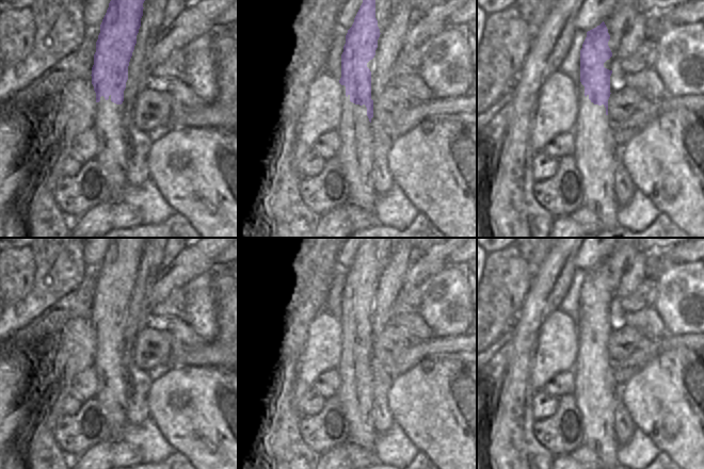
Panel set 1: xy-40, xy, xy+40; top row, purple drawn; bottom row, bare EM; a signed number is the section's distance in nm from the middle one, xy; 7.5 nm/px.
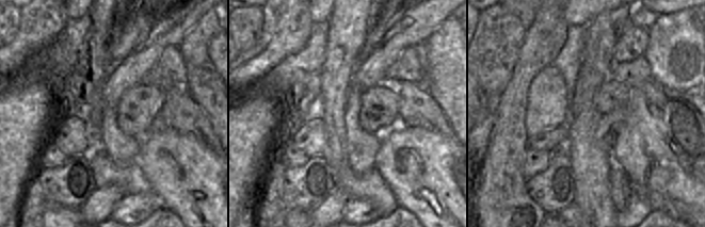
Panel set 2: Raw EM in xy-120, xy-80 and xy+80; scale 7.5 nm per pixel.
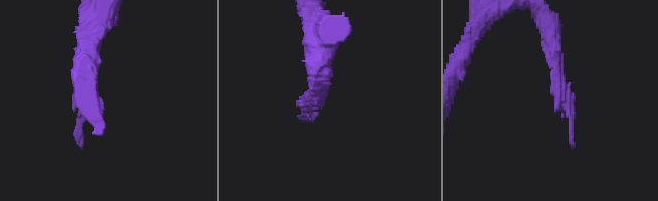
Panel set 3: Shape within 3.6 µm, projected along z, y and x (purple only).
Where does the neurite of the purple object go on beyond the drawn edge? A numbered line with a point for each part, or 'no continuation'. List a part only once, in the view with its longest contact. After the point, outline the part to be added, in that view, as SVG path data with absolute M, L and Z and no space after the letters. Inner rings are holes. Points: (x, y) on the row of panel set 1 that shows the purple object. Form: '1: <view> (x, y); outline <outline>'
1: xy (355, 155); outline M341 85L341 116L337 133L339 150L336 157L346 174L350 191L348 203L375 213L371 124L366 106L351 102L345 85Z

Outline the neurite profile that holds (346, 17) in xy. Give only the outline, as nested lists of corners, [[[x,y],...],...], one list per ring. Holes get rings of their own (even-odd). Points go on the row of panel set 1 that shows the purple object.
[[[347,0],[337,16],[338,25],[349,30],[354,22],[362,3],[363,0]]]

